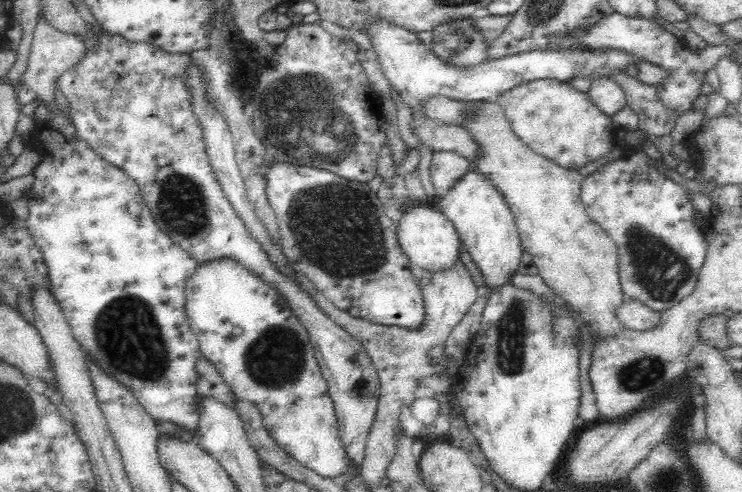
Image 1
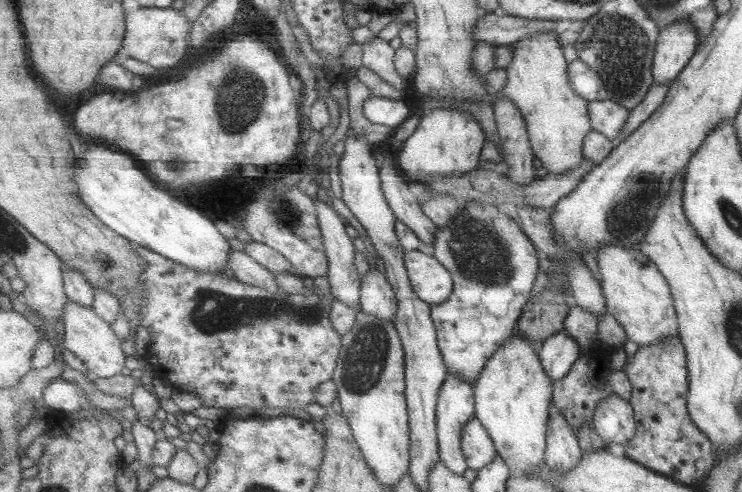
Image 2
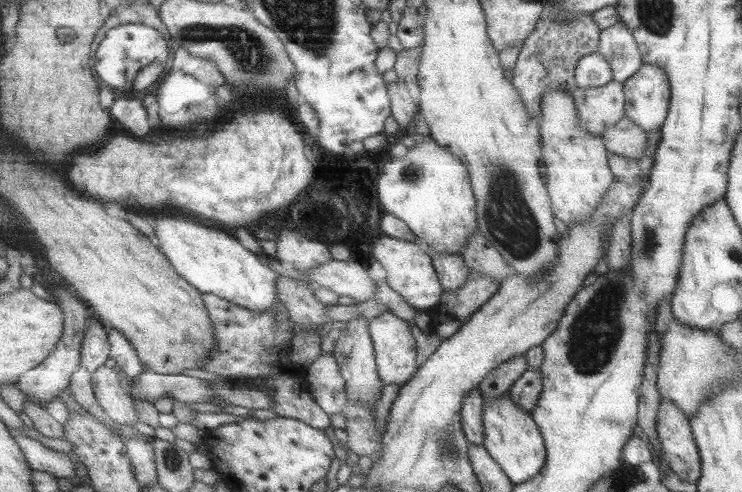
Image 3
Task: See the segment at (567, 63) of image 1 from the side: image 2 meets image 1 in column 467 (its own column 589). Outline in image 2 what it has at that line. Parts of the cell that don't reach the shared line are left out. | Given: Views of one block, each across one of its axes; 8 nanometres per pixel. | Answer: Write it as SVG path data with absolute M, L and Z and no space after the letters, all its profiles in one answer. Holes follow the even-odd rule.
M579 59L568 63L567 80L571 82L573 91L586 101L600 101L607 98L606 88L603 86L602 80L599 78L597 72L595 72L592 68L589 68L589 66L587 66L584 62L581 62Z

